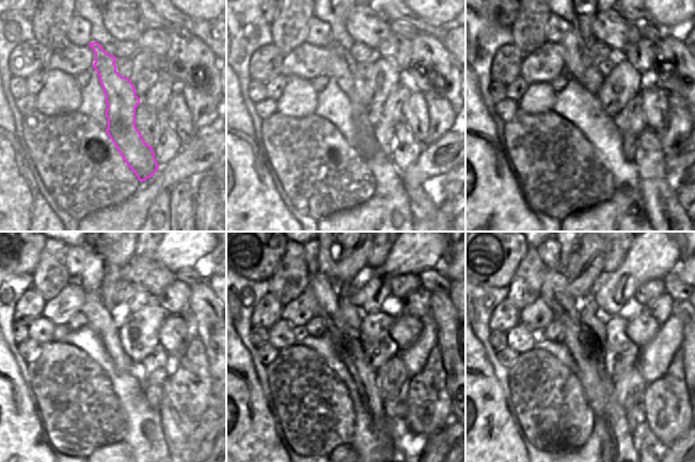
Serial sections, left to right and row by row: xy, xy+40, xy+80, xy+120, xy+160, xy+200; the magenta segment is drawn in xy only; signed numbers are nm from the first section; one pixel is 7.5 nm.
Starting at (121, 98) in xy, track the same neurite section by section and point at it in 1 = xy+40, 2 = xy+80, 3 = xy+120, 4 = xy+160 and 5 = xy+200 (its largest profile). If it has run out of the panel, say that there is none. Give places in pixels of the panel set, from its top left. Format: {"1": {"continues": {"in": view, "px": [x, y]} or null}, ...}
{"1": {"continues": {"in": "xy+40", "px": [342, 67]}}, "2": {"continues": {"in": "xy+80", "px": [579, 65]}}, "3": {"continues": {"in": "xy+120", "px": [92, 277]}}, "4": {"continues": {"in": "xy+160", "px": [329, 253]}}, "5": {"continues": {"in": "xy+200", "px": [565, 253]}}}

